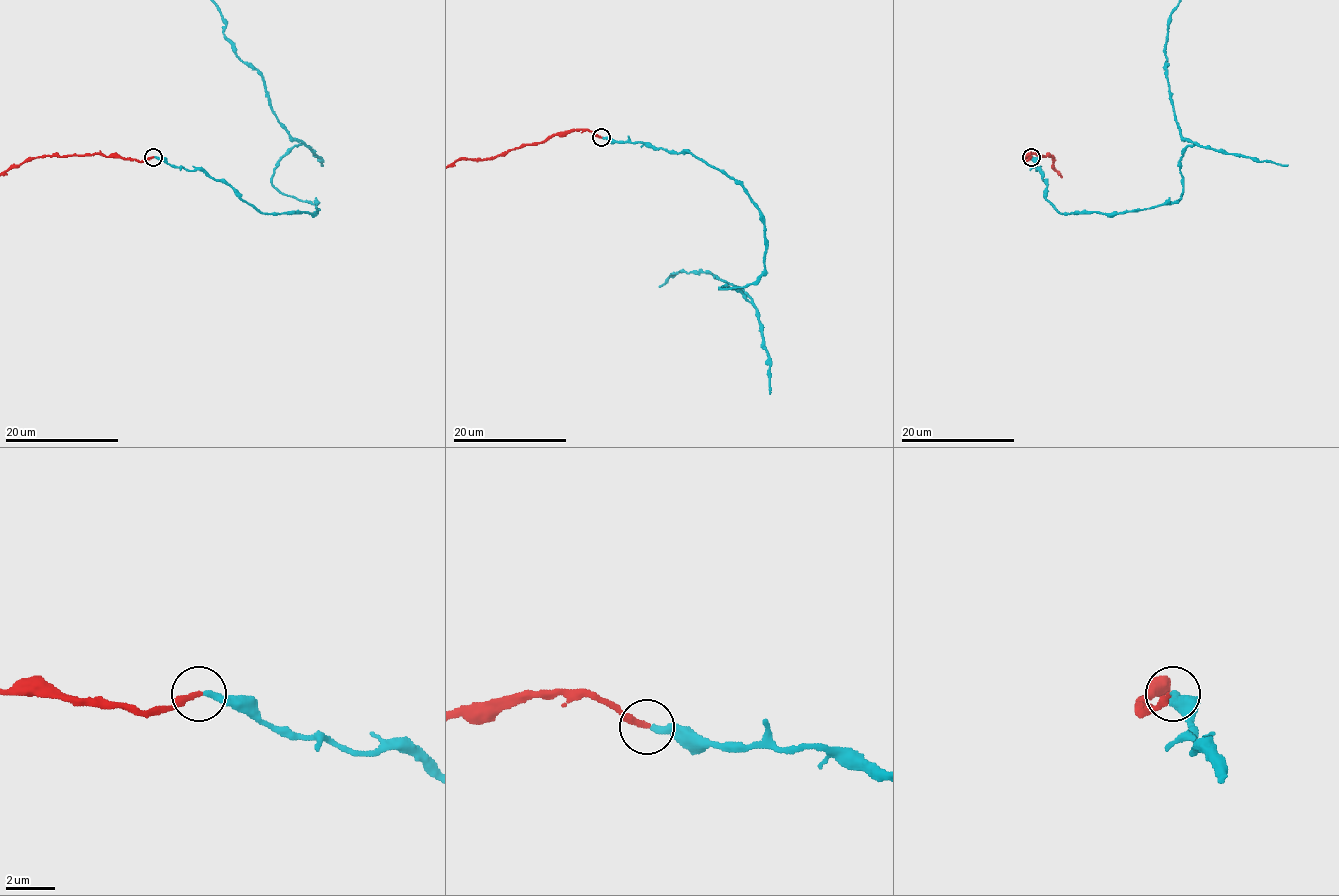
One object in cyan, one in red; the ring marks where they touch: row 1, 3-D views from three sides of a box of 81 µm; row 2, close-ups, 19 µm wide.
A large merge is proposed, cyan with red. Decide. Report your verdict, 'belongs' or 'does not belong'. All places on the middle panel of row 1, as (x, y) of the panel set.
belongs

